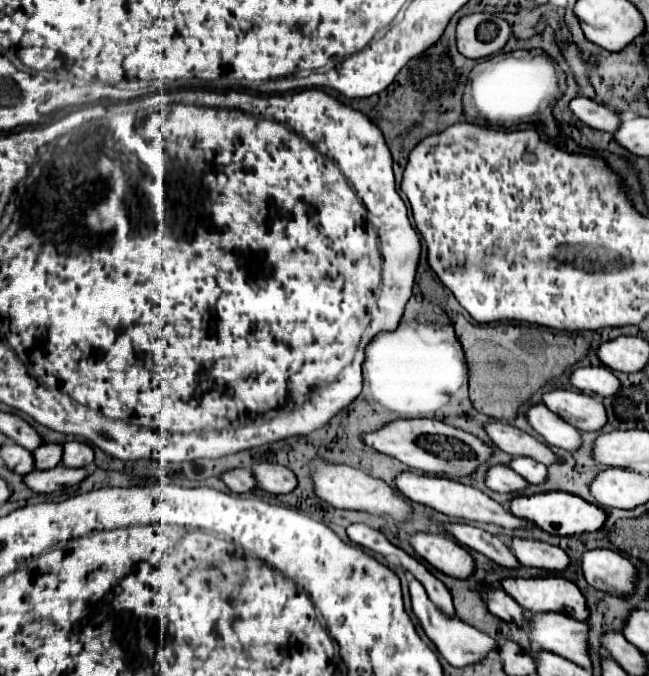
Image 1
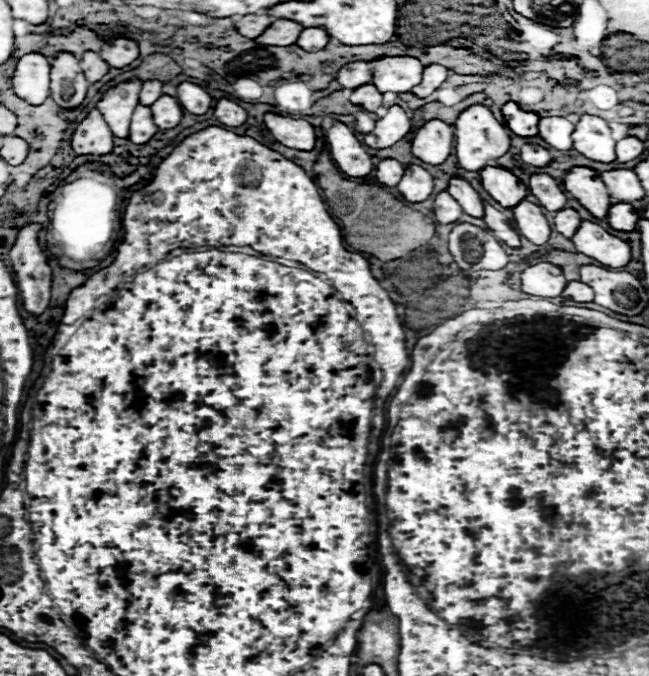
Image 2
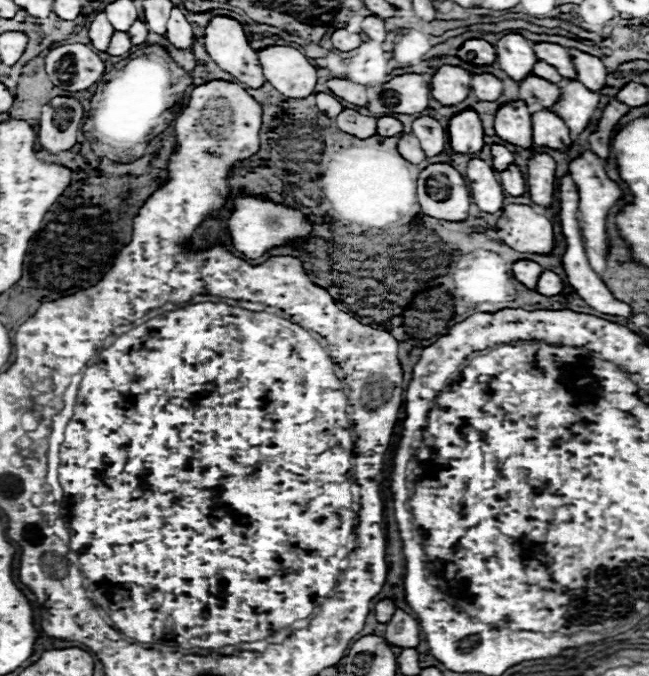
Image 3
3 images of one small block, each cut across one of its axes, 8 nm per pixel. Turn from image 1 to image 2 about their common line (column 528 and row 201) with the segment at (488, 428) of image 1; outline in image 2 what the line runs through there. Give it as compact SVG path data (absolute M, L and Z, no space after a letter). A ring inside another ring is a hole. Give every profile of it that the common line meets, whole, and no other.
M440 192L434 198L434 218L438 224L454 224L460 220L460 216L462 208L448 192Z

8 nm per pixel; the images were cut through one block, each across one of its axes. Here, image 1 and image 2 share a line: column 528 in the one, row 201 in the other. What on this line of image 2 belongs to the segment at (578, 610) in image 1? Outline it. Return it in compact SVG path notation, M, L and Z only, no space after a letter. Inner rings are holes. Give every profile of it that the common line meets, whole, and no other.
M574 166L570 174L564 176L564 190L570 192L594 218L606 218L612 206L610 194L596 170Z

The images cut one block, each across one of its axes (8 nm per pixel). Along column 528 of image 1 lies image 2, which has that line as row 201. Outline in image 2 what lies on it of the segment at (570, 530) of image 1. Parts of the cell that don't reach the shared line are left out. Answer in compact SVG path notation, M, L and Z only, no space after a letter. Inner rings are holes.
M488 166L480 172L484 190L504 208L514 208L528 196L528 188L506 168Z

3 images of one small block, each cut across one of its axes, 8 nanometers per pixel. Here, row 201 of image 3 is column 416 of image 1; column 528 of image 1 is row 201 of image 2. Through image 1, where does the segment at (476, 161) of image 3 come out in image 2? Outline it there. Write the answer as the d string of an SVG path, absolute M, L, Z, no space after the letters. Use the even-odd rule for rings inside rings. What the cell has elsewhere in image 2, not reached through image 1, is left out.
M522 200L518 206L512 208L512 212L514 212L514 220L520 236L528 238L536 246L548 242L552 228L540 206Z

